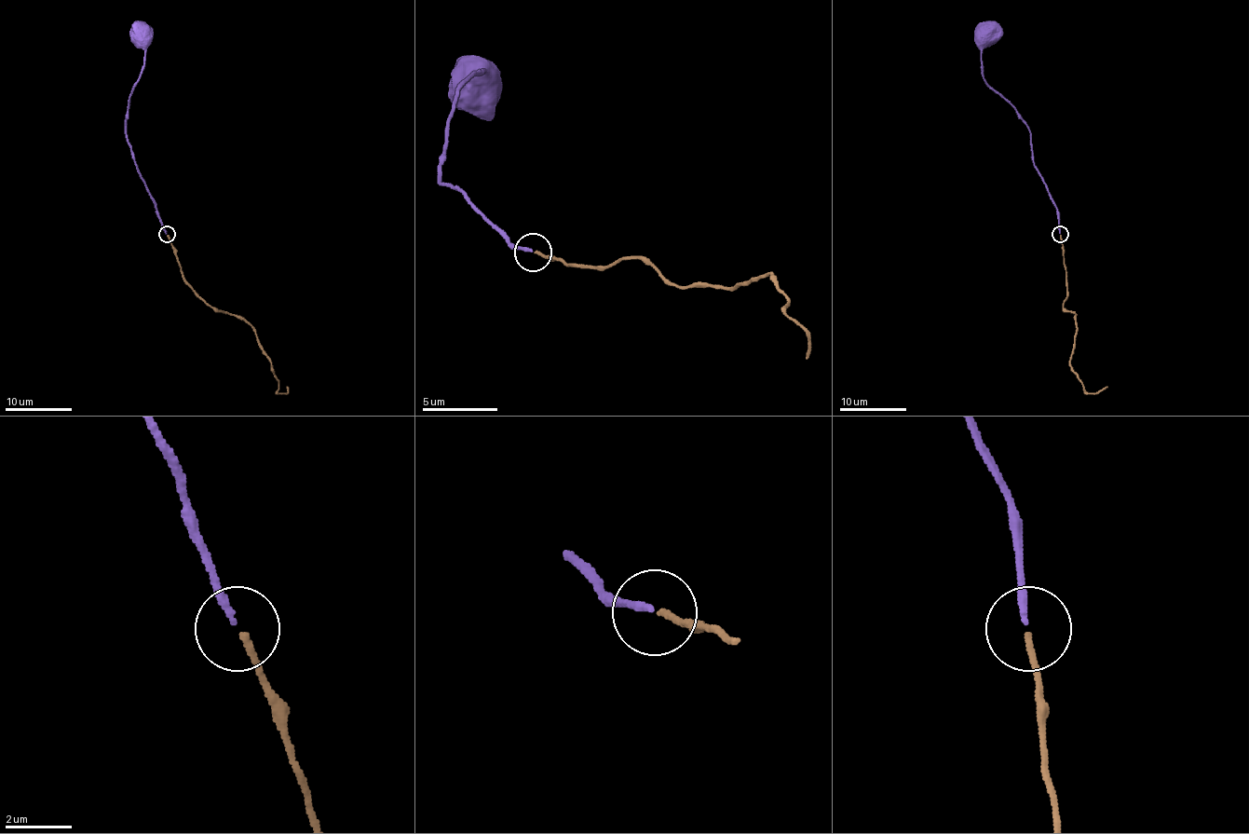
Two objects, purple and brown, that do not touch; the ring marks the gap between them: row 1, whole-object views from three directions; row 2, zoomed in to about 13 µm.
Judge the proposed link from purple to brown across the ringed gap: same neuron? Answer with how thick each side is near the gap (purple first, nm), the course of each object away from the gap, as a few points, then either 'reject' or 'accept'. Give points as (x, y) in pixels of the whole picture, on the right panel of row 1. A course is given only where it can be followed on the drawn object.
calibres 200 and 190 nm; course purple (1060, 234), (1055, 204), (1034, 164), (1027, 124), (983, 75), (981, 51), (991, 36), (987, 34); course brown (1060, 236), (1067, 297), (1064, 307), (1075, 315), (1077, 329), (1070, 368), (1087, 393), (1095, 393), (1106, 387); accept

